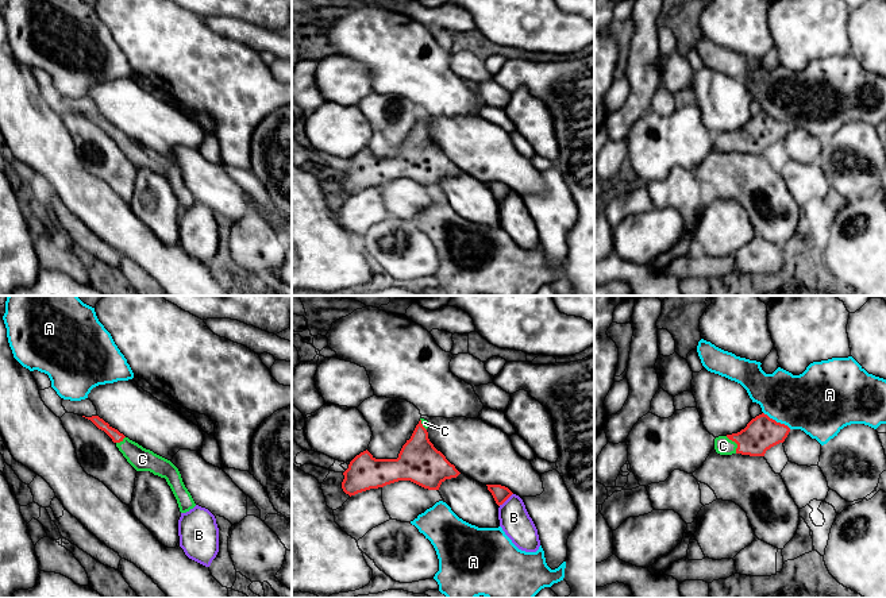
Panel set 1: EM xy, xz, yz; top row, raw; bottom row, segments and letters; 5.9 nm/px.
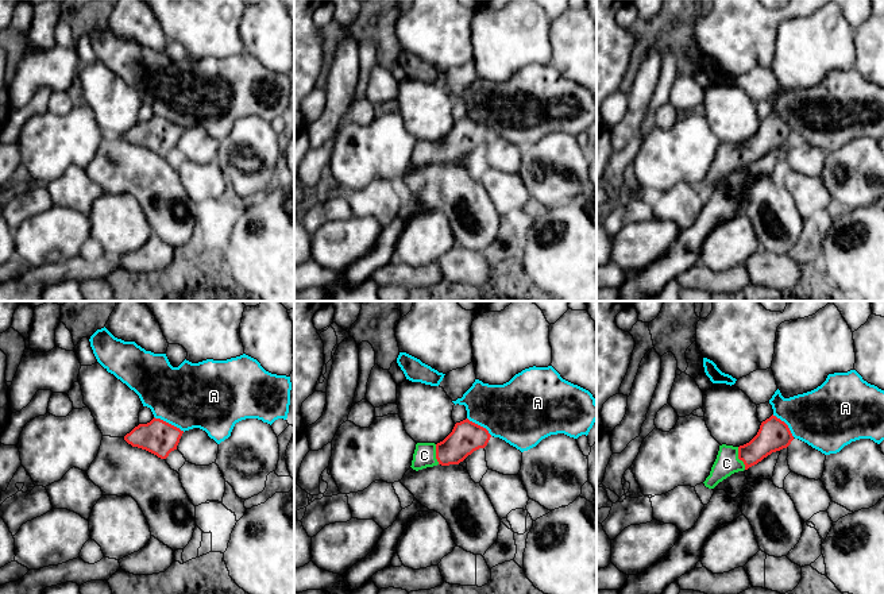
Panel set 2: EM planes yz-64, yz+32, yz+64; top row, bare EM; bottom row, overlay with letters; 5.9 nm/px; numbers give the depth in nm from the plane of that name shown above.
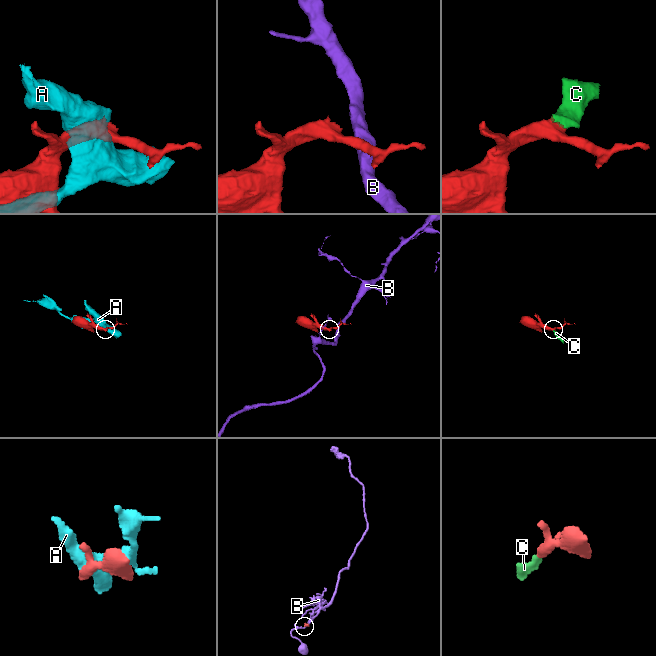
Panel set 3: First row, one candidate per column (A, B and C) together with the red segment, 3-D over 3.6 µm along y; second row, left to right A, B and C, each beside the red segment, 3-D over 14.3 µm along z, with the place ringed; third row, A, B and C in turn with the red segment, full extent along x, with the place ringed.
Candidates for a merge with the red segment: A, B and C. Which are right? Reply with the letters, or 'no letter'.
C

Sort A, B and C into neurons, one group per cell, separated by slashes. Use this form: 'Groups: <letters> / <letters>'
Groups: A / B / C

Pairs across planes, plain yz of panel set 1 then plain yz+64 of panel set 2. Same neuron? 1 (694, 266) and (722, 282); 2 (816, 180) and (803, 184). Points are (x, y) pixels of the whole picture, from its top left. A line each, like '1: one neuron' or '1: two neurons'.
1: one neuron
2: one neuron

